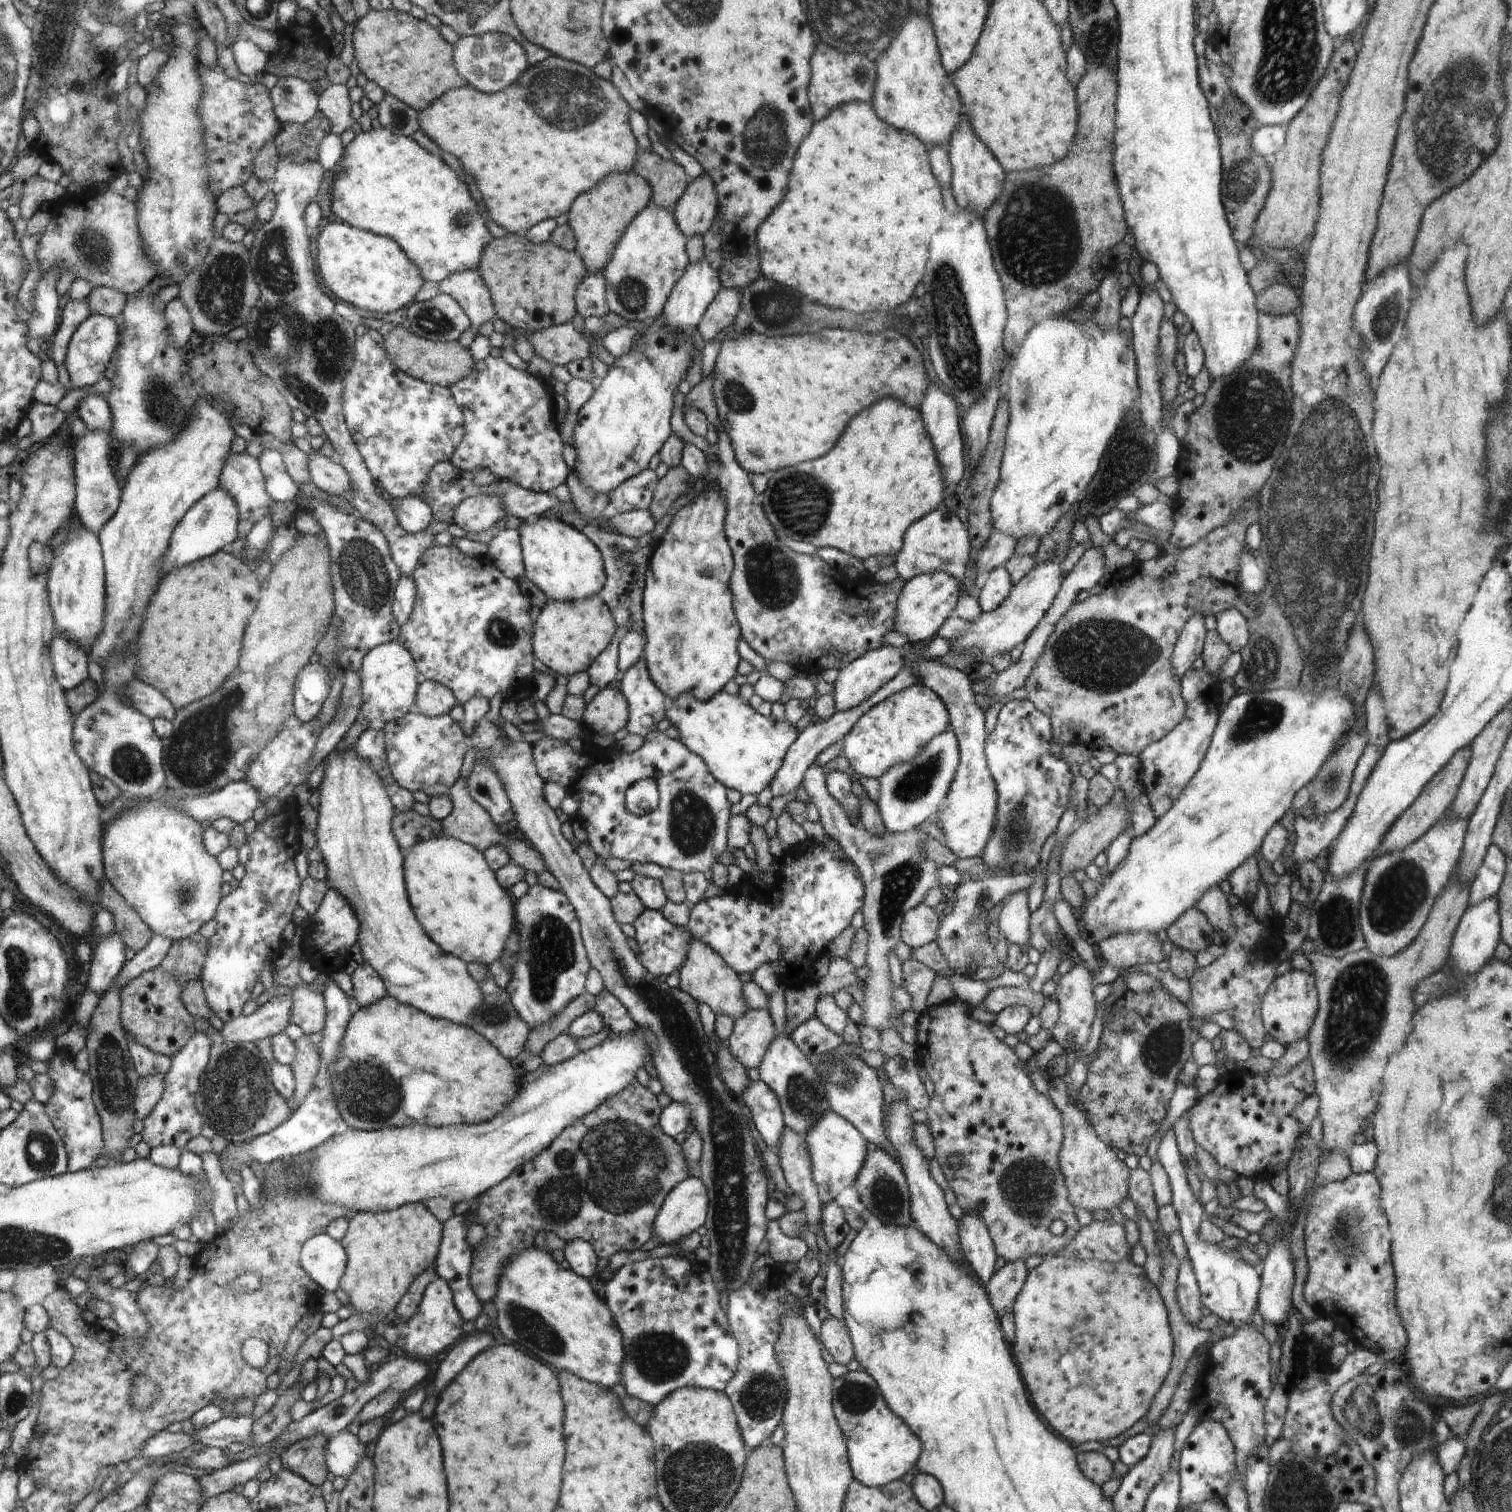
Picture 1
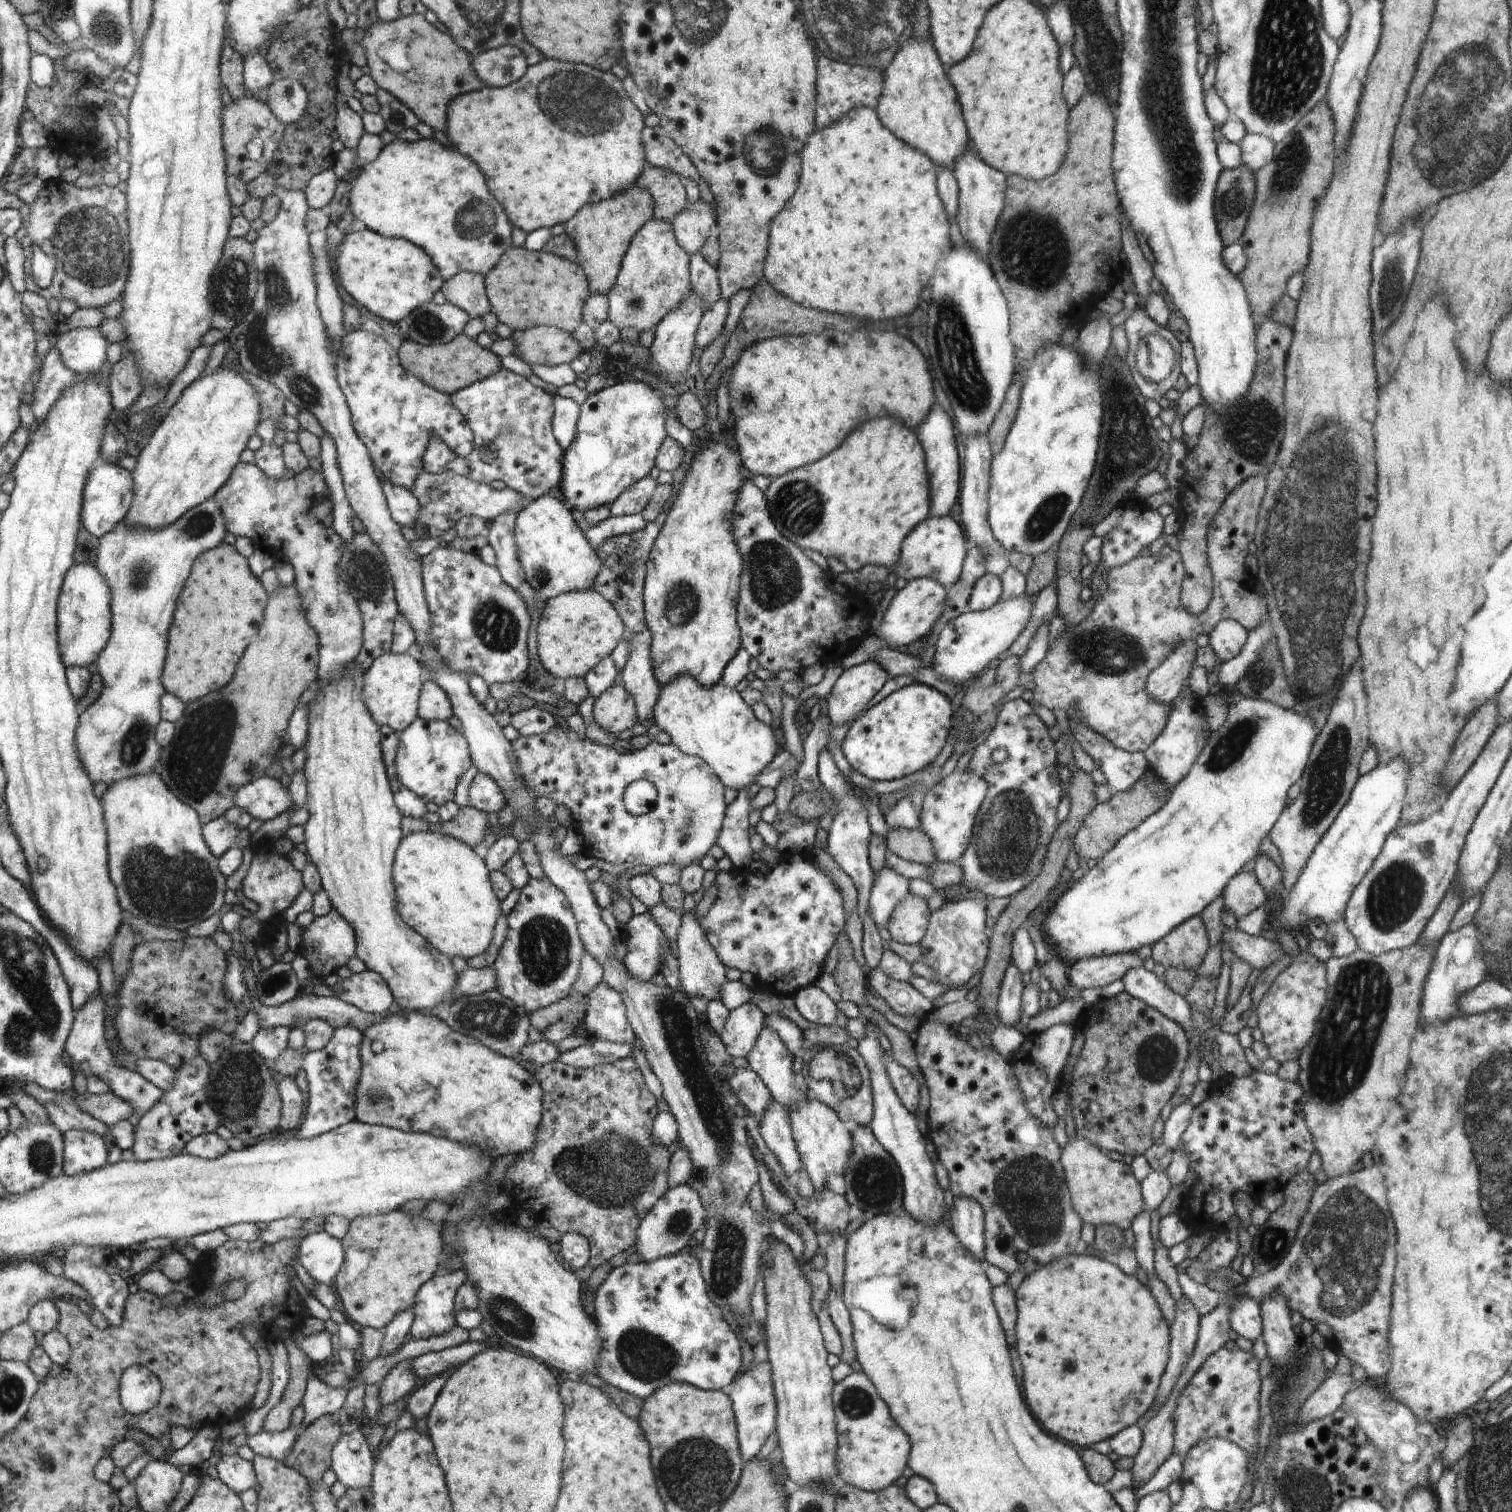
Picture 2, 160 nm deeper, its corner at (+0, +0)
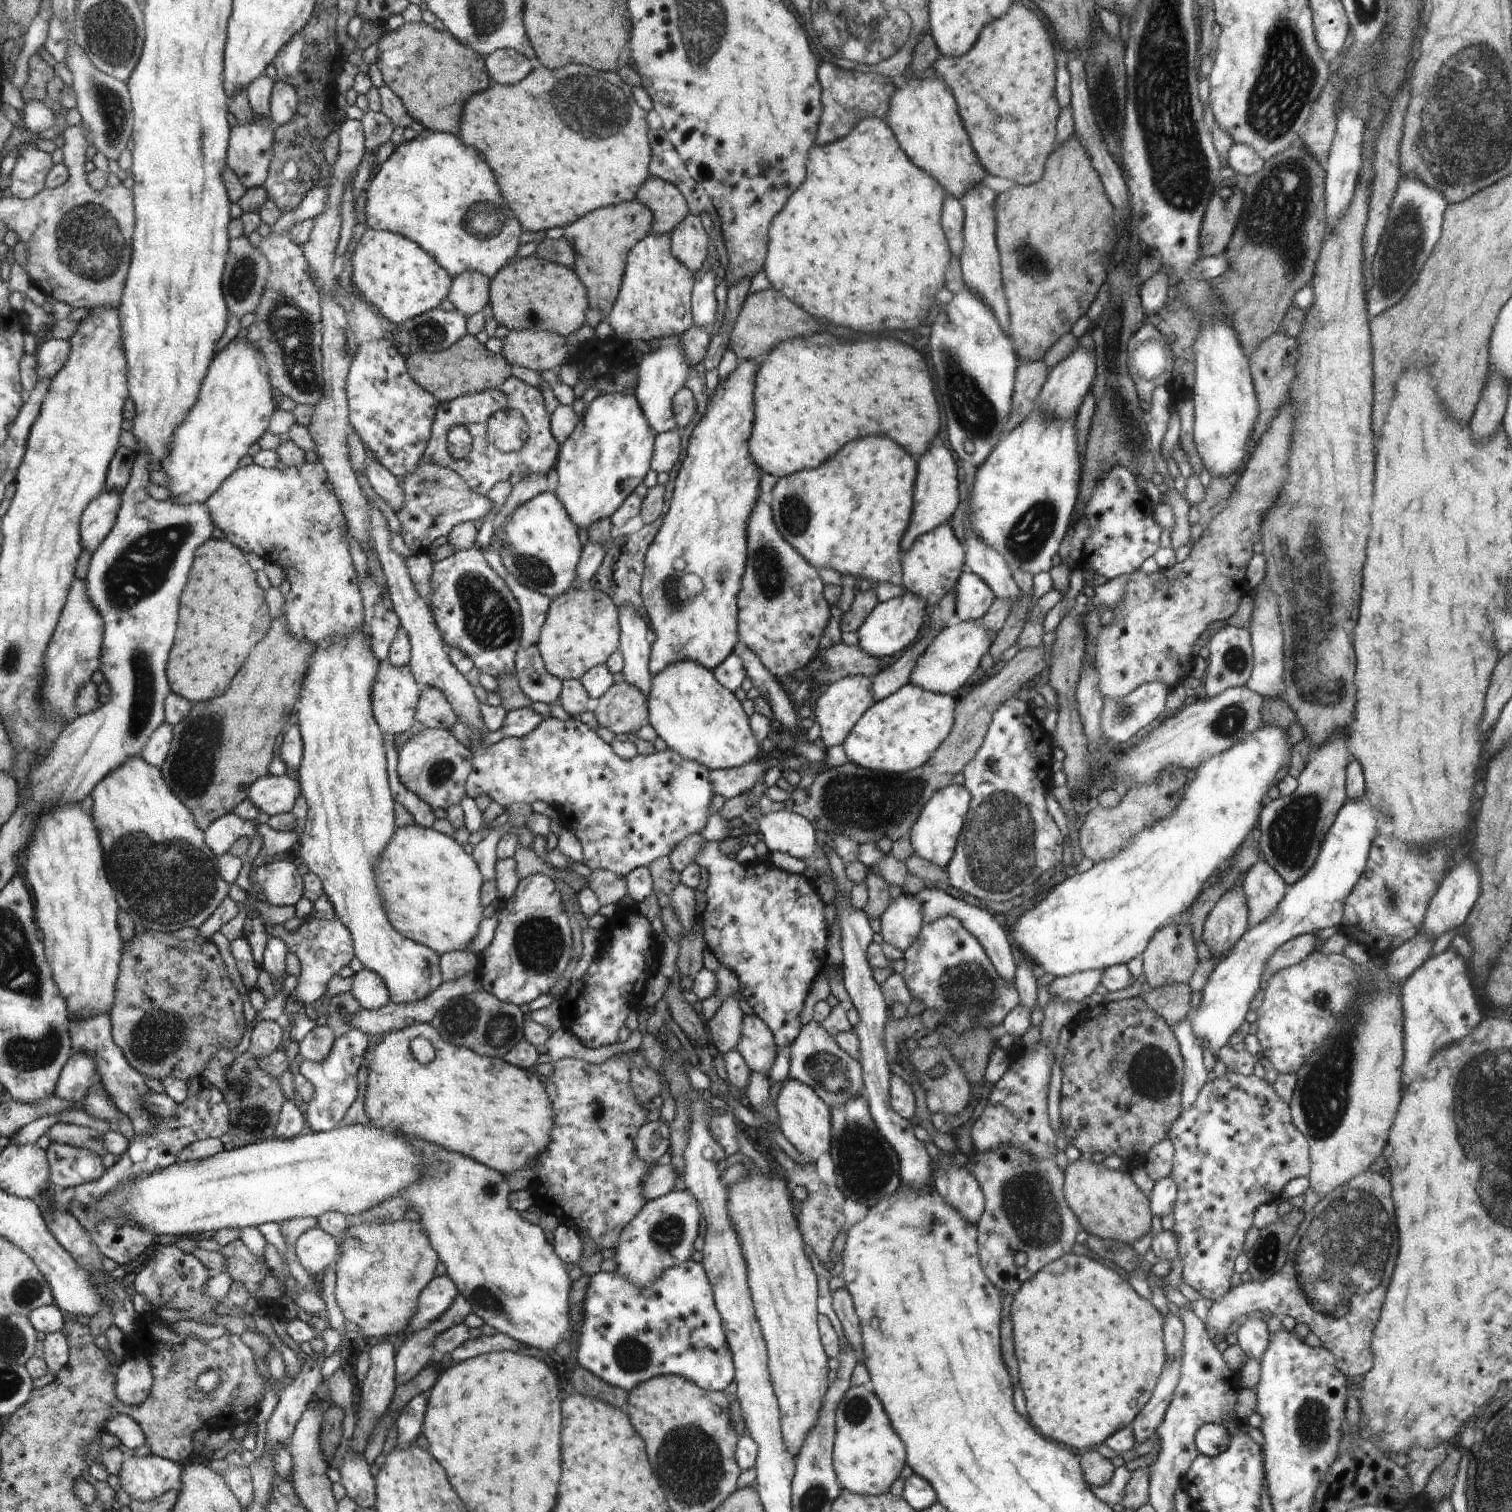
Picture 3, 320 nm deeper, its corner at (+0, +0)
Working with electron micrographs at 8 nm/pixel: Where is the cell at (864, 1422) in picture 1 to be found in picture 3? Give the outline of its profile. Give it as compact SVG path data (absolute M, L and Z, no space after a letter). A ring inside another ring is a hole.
M869 1385L850 1386L835 1412L833 1467L842 1488L859 1495L889 1492L892 1482L904 1468L907 1450L891 1423L883 1403Z

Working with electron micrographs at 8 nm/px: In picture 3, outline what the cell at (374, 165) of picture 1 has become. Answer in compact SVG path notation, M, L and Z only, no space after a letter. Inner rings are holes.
M424 129L410 142L402 143L395 148L395 151L388 157L388 160L381 164L380 170L371 178L370 186L367 188L367 197L366 220L370 228L392 231L393 233L404 235L407 239L412 239L415 243L419 243L444 270L447 270L449 275L456 275L458 277L459 274L466 273L467 271L478 271L492 279L508 262L514 259L516 252L518 252L518 246L520 246L518 238L520 238L523 229L520 228L519 219L501 195L499 184L496 182L490 166L484 162L484 156L476 148L470 148L468 145L465 145L458 134L453 135Z

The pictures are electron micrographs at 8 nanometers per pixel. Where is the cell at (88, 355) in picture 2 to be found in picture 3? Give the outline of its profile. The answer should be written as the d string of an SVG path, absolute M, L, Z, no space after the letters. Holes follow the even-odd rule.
M50 339L45 342L35 356L38 360L37 372L39 380L52 379L65 367L71 355L71 342L60 339Z

